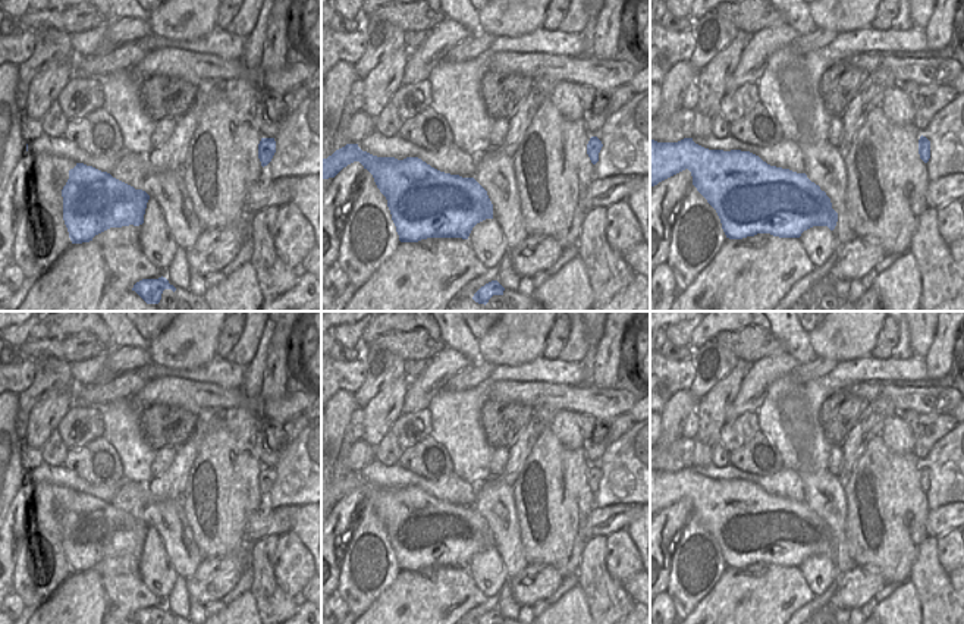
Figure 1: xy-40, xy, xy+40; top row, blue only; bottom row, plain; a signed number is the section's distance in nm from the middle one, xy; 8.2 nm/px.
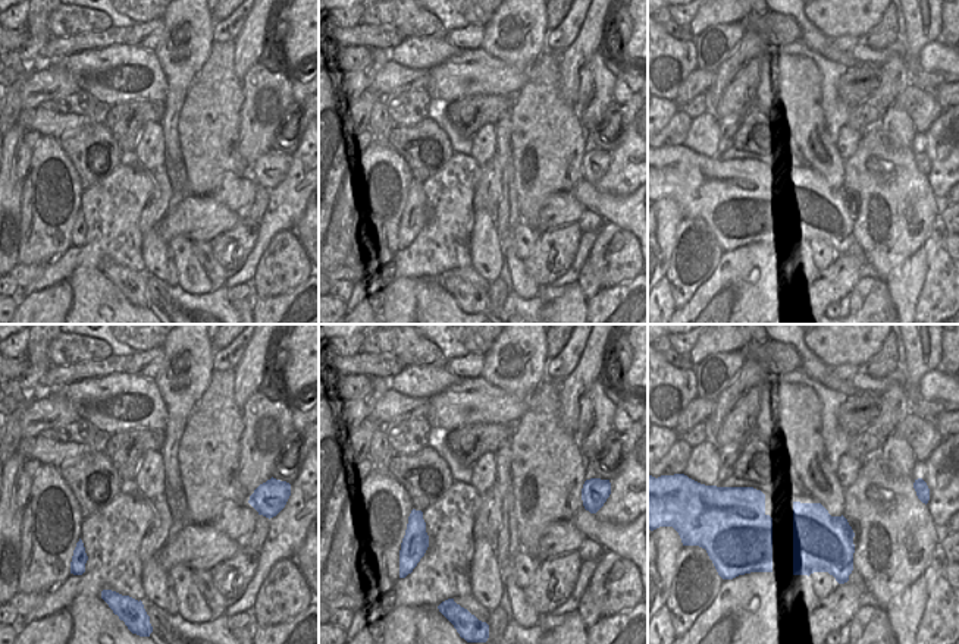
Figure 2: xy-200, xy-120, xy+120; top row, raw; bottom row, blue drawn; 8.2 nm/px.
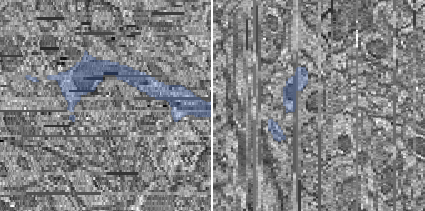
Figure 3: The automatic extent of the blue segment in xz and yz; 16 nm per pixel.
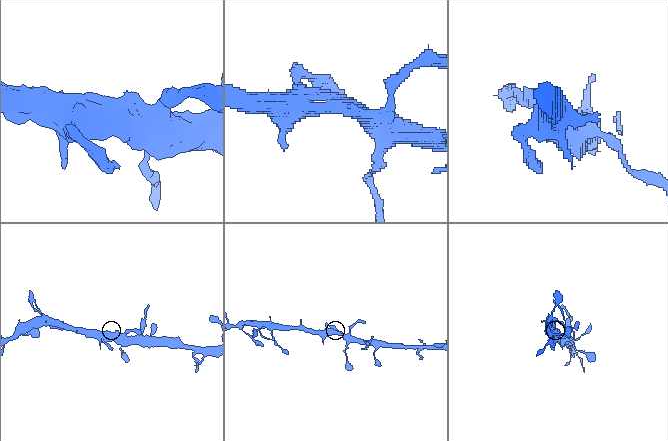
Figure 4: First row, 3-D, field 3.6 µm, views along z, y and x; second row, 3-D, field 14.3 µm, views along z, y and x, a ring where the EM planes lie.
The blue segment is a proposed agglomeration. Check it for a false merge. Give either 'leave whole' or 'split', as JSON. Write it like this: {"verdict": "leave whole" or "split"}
{"verdict": "leave whole"}

